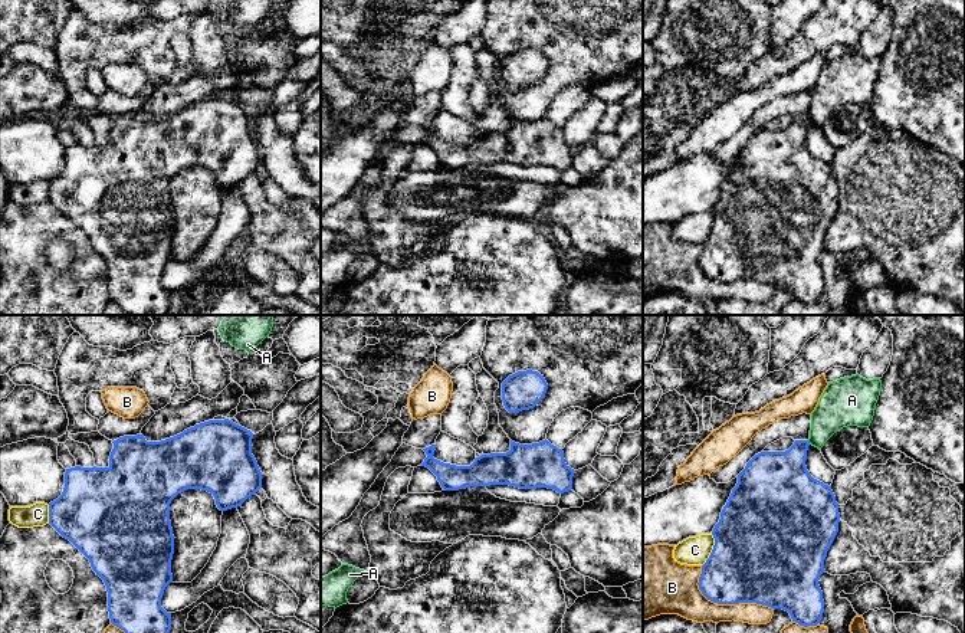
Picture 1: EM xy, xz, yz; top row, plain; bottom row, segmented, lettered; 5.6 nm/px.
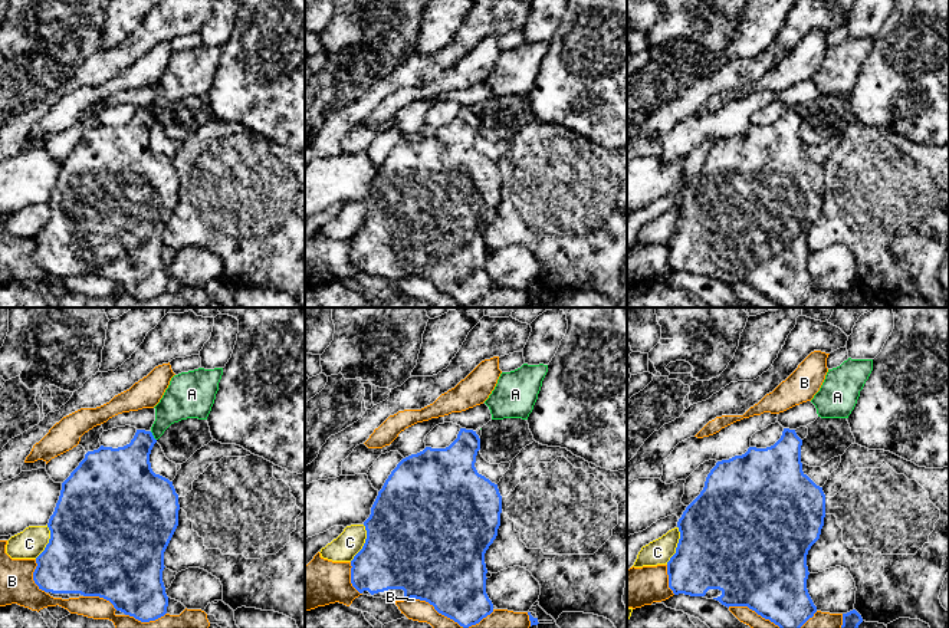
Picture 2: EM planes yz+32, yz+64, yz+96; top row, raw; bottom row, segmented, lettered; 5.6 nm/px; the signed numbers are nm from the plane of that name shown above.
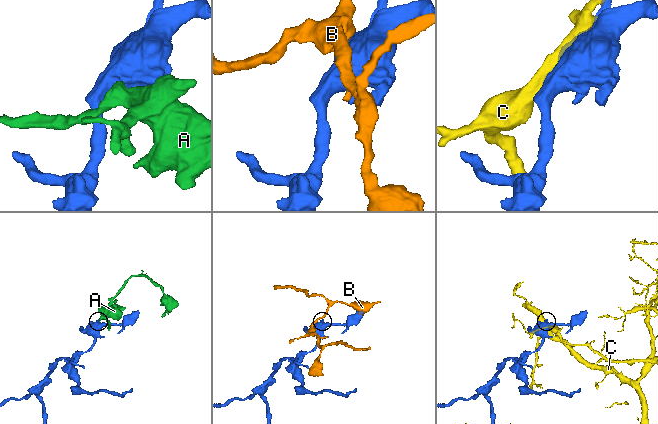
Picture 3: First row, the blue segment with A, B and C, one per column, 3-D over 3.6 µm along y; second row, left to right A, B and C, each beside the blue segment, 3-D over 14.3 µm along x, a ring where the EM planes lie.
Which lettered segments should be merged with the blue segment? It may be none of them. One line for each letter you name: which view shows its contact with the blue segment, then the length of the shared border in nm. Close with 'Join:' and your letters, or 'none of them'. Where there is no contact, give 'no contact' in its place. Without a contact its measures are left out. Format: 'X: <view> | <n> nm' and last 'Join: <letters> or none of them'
Join: none of them

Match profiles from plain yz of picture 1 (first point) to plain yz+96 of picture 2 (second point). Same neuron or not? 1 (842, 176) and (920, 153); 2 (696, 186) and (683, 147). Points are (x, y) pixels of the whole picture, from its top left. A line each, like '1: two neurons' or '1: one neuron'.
1: one neuron
2: two neurons

